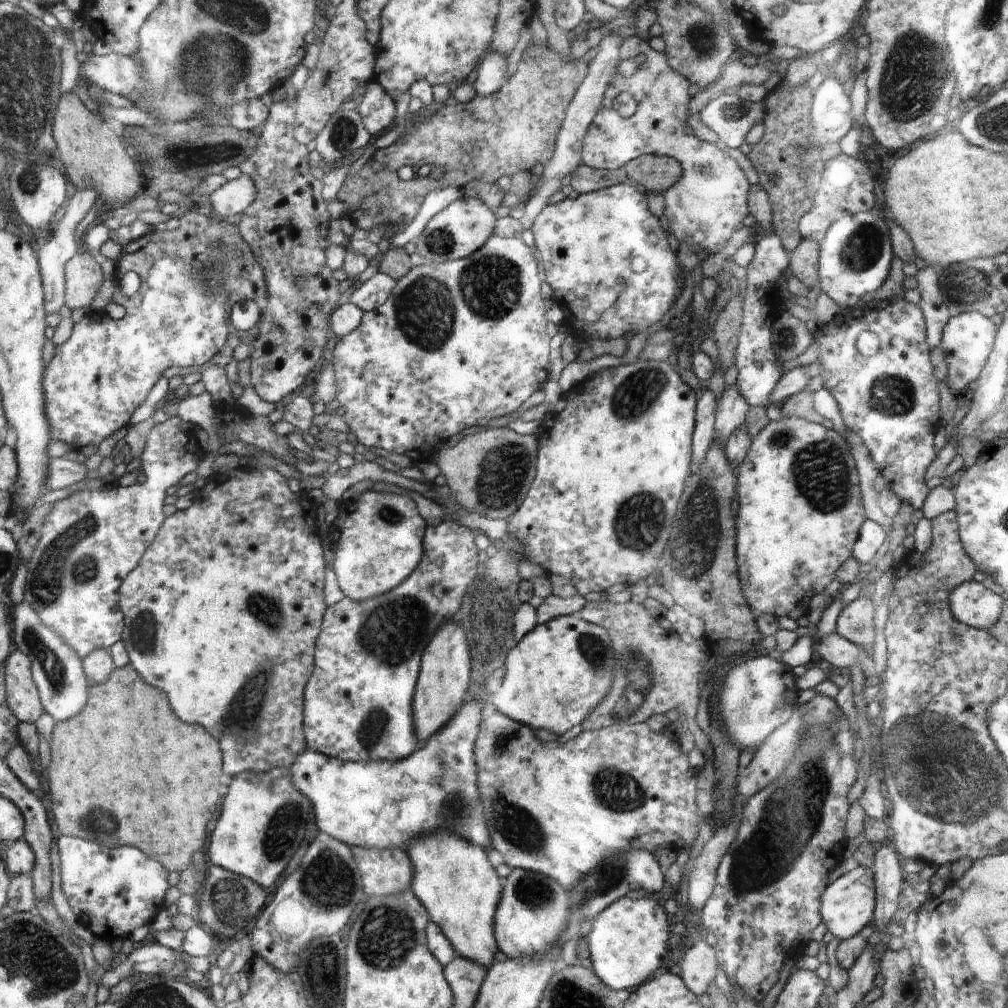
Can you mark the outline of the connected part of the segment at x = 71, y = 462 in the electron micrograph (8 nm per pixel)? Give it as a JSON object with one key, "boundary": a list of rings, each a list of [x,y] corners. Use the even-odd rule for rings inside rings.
{"boundary":[[[65,456],[52,459],[47,489],[53,491],[80,484],[88,476],[88,472],[85,464],[77,462],[75,457]]]}

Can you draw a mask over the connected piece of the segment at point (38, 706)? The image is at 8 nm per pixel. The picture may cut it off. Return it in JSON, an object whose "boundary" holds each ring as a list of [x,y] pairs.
{"boundary":[[[15,648],[5,669],[7,702],[11,710],[21,722],[37,724],[46,708],[35,680],[31,657]]]}

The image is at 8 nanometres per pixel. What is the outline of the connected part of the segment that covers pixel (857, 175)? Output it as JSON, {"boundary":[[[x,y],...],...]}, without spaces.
{"boundary":[[[846,154],[836,156],[826,162],[824,174],[821,175],[820,188],[814,196],[814,204],[800,218],[800,232],[804,239],[822,241],[832,222],[836,222],[842,216],[868,212],[874,206],[874,182],[872,182],[870,168],[859,158]]]}

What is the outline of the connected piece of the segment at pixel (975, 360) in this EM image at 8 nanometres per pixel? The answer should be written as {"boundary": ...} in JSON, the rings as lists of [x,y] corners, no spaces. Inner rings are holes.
{"boundary":[[[977,311],[952,315],[946,322],[939,348],[947,363],[947,385],[951,391],[956,390],[960,392],[960,396],[964,396],[964,392],[968,392],[972,384],[976,385],[976,380],[982,374],[984,364],[987,364],[988,356],[991,356],[992,348],[995,347],[995,328],[988,317]]]}

